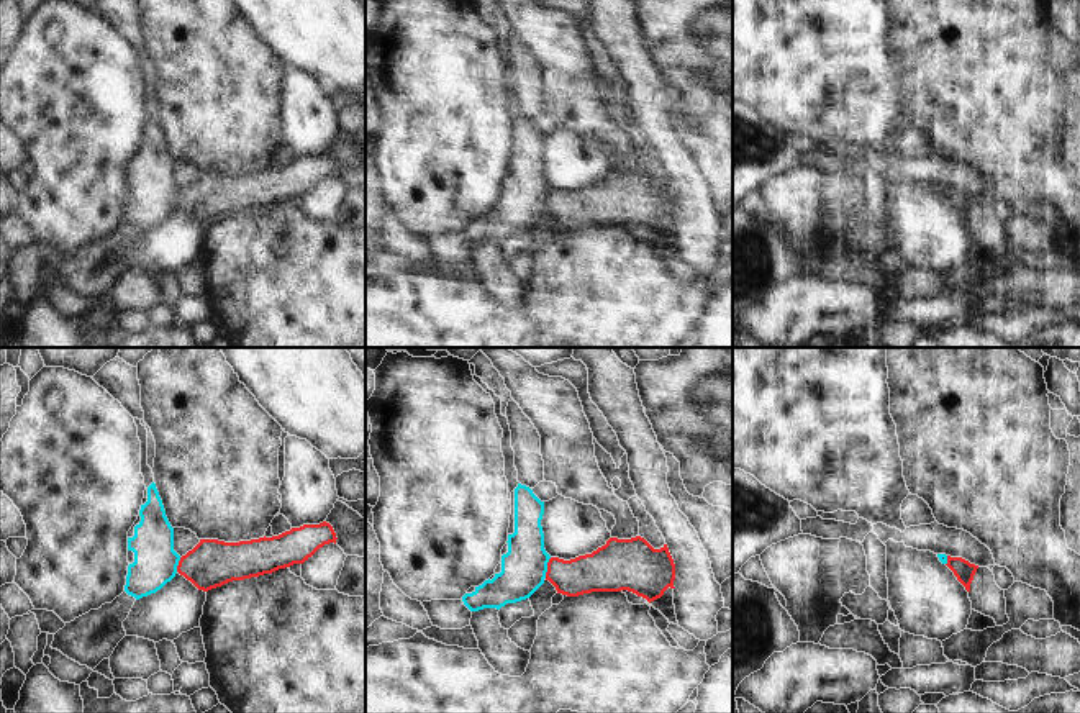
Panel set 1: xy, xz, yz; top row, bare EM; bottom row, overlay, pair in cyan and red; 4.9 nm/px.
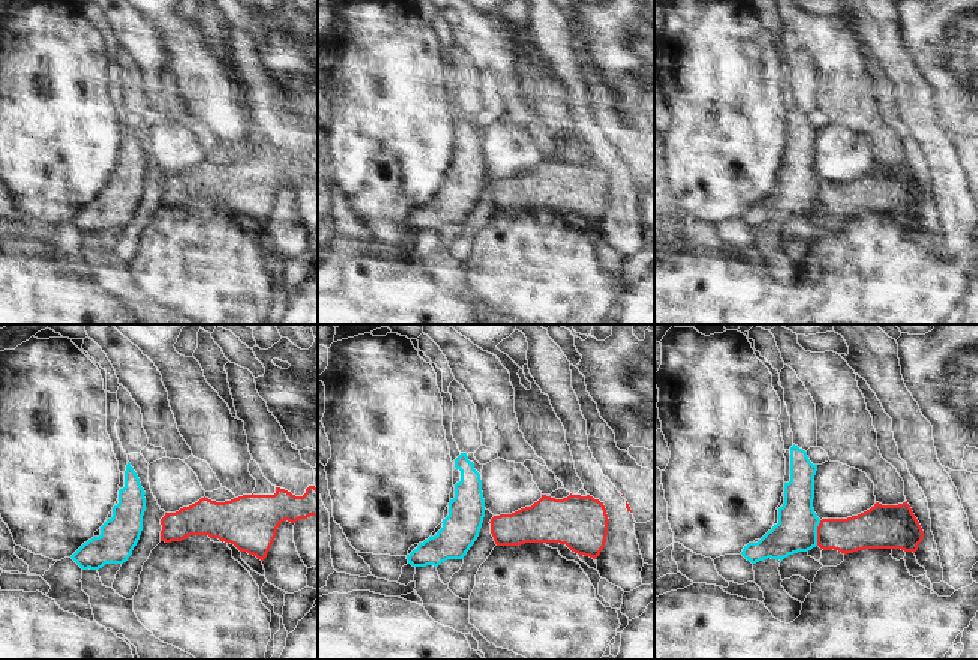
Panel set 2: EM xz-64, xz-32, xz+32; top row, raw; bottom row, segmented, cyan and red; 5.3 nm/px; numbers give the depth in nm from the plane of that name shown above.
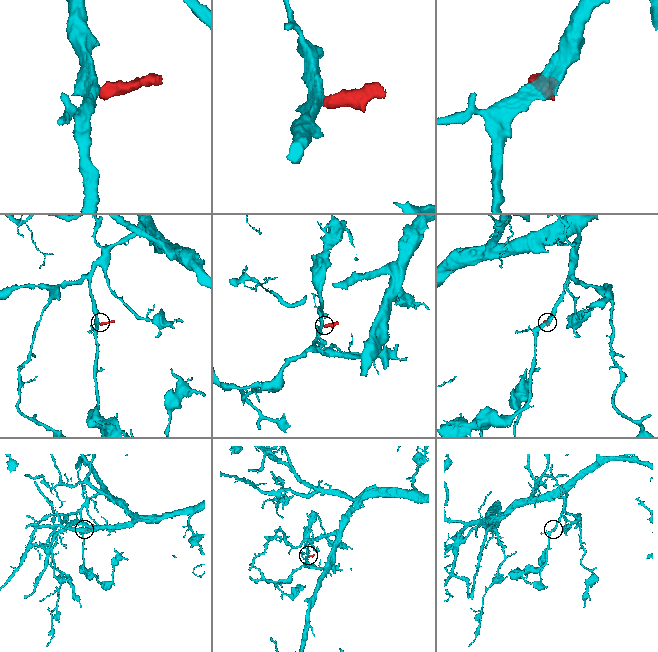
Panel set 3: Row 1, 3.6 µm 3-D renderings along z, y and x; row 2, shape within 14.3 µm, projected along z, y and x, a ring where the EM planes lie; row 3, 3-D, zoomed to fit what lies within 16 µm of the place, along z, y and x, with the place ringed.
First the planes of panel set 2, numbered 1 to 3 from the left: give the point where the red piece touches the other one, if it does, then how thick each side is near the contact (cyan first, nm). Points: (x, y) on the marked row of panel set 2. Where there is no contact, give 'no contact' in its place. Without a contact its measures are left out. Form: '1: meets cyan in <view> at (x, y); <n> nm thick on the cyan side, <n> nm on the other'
1: no contact
2: no contact
3: meets cyan in xz+32 at (816, 533); 220 nm thick on the cyan side, 190 nm on the other

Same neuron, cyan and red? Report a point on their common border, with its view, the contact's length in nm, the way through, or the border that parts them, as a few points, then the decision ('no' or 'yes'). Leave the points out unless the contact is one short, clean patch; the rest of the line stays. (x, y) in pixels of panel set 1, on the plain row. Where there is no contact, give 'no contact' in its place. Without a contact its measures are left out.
contact xz (546, 200); length 110 nm; border xz (551, 190), (544, 210); no

